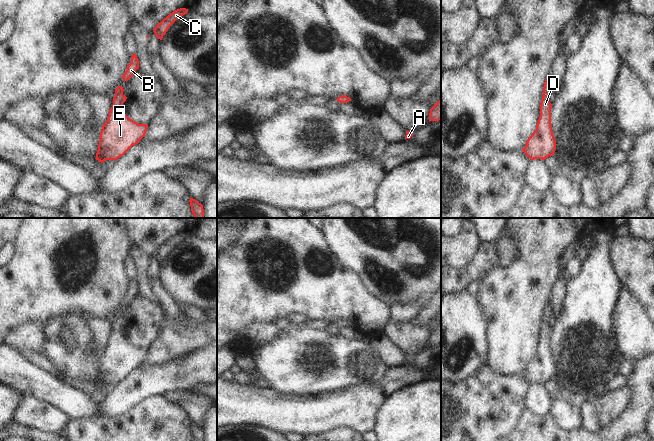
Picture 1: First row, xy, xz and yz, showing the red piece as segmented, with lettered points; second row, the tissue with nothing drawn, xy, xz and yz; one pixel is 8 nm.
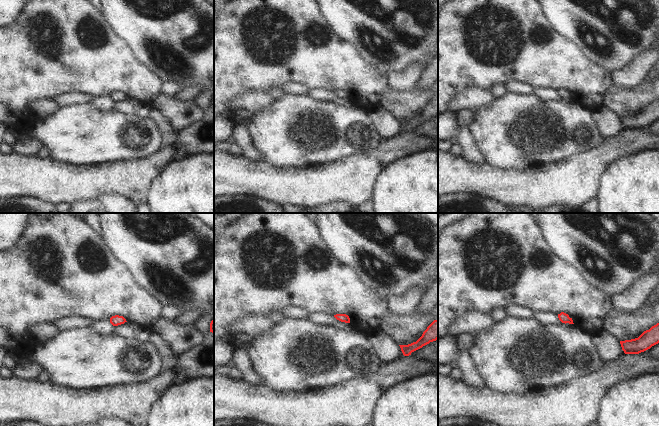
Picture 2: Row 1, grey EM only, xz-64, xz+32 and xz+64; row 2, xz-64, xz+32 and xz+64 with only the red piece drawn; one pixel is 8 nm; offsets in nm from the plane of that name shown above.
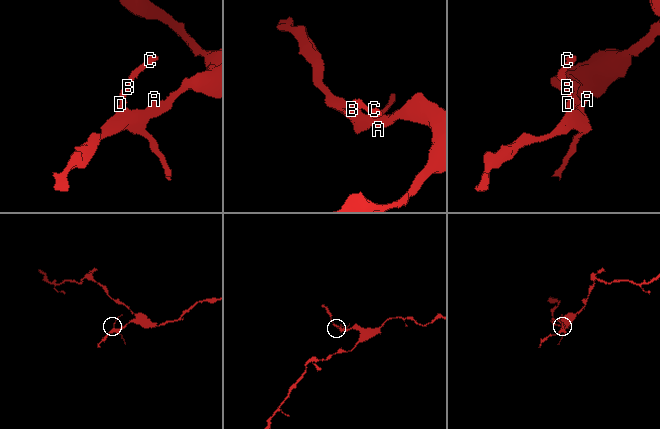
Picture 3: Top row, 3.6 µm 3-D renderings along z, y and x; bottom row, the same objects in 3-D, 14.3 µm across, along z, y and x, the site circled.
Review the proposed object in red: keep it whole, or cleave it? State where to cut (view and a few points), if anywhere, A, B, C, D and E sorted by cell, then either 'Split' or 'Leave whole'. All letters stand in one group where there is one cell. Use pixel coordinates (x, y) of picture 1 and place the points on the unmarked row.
No split. Groups: A B C D E. Leave whole

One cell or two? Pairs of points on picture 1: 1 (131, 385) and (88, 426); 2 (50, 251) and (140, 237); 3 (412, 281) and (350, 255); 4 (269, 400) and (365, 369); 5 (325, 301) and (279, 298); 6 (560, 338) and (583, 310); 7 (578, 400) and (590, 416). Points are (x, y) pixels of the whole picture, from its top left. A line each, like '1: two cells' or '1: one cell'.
1: two cells
2: two cells
3: one cell
4: two cells
5: one cell
6: one cell
7: two cells

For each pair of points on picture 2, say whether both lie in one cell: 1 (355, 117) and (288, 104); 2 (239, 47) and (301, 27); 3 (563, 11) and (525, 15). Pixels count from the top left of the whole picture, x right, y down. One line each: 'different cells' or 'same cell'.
1: same cell
2: same cell
3: different cells

